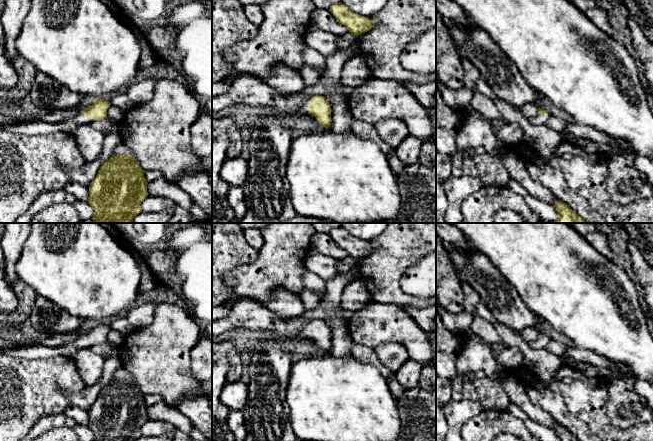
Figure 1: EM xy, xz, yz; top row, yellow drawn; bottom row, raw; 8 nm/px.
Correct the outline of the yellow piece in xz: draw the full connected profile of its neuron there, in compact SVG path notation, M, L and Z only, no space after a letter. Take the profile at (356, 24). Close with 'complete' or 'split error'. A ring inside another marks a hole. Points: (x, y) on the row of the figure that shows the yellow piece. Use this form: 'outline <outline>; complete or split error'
outline M341 2L332 5L329 11L339 23L346 26L349 32L356 36L369 31L375 25L371 19L351 11Z; complete

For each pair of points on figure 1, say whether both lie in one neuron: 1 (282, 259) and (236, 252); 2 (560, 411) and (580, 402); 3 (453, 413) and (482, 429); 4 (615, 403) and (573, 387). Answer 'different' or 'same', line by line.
1: different
2: different
3: different
4: different

